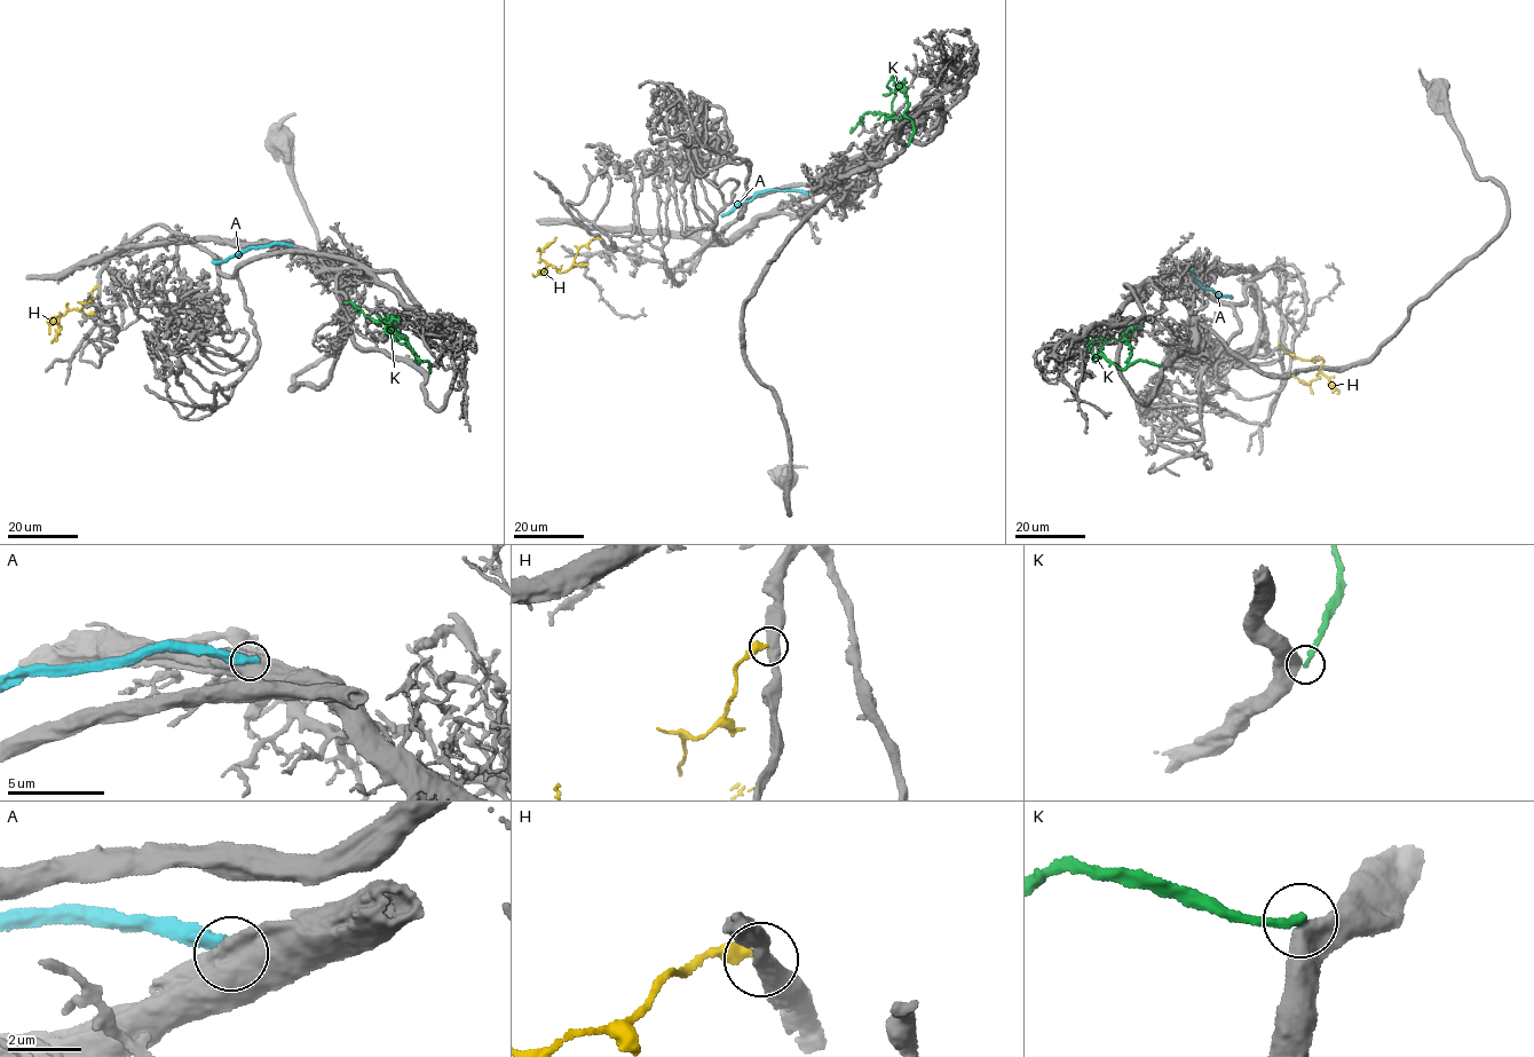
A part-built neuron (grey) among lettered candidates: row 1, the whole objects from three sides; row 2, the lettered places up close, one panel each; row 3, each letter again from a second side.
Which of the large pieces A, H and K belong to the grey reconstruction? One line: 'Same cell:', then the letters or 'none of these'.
Same cell: none of these

